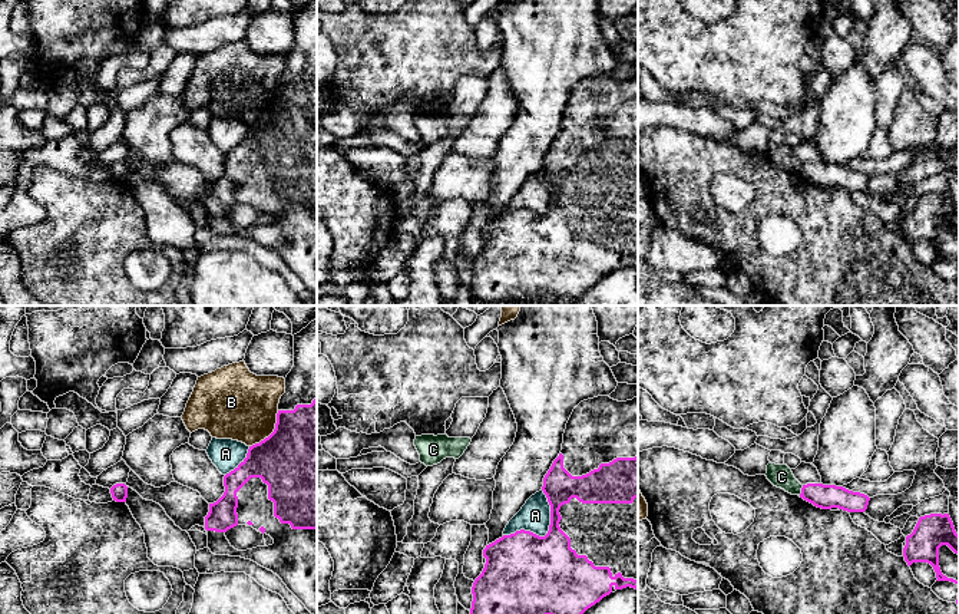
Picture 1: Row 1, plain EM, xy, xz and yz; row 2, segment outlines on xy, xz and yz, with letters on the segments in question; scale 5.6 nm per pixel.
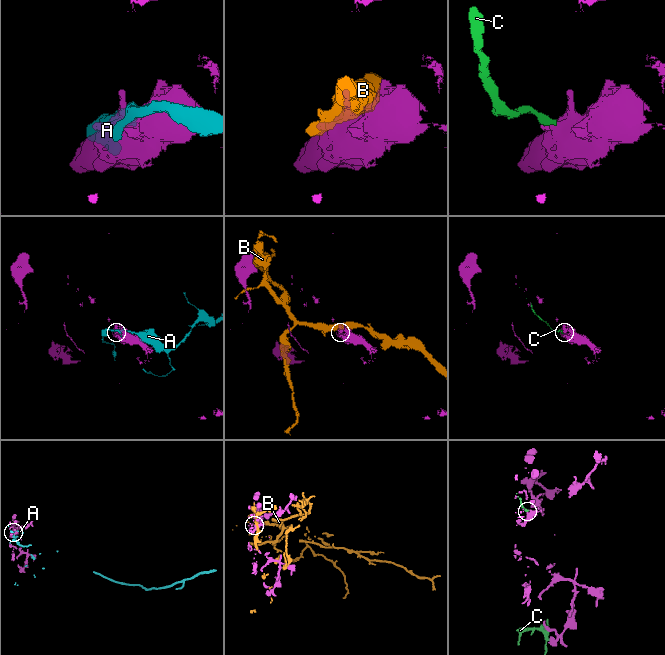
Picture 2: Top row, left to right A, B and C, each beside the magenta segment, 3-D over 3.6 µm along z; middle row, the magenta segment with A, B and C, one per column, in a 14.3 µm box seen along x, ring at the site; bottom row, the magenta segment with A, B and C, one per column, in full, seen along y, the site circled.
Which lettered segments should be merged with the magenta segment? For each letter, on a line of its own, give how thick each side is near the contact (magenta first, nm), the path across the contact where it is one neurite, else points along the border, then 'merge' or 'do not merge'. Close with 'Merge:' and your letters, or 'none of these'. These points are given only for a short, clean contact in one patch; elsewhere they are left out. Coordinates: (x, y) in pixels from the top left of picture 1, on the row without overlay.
A: 440/180 nm | do not merge
B: 500/400 nm | do not merge
C: 140/130 nm | along yz (803, 164), (799, 174) | do not merge
Merge: none of these

